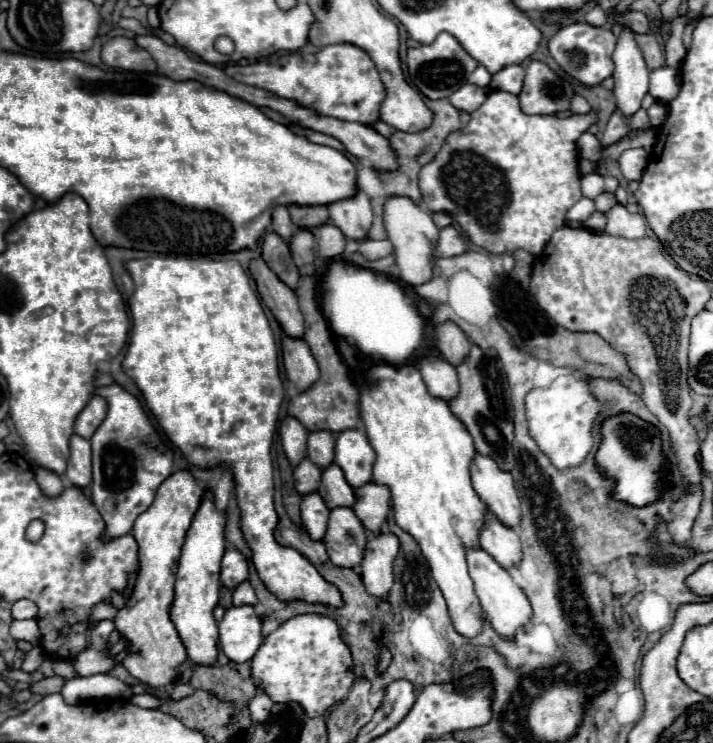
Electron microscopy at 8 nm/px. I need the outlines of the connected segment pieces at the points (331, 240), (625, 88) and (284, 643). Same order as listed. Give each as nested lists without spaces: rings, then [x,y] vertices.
[[[324,224],[324,226],[318,226],[316,230],[314,230],[314,238],[316,238],[316,242],[318,242],[318,254],[322,256],[322,258],[336,258],[336,256],[340,256],[342,252],[344,252],[344,246],[346,246],[346,238],[344,238],[344,234],[336,228],[336,226],[332,226],[332,224]]]
[[[622,26],[614,50],[614,94],[616,108],[622,110],[624,116],[634,114],[640,108],[644,94],[648,92],[648,68],[634,40],[634,32],[628,26]]]
[[[302,614],[278,626],[252,658],[250,676],[272,702],[296,702],[310,718],[326,714],[334,704],[348,698],[356,680],[350,648],[340,636],[338,624],[322,614]]]

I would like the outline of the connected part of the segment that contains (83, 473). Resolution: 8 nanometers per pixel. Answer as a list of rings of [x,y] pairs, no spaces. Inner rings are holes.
[[[72,434],[70,438],[70,458],[66,466],[66,478],[80,488],[90,486],[92,482],[92,452],[90,442],[86,438],[80,438]]]

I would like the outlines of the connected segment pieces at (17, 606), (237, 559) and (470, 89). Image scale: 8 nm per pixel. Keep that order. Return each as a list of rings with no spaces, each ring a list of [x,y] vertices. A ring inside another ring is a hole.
[[[18,600],[12,604],[12,618],[14,620],[26,620],[36,618],[36,604],[32,600]]]
[[[228,548],[222,558],[222,572],[220,572],[222,584],[228,588],[236,588],[240,582],[248,578],[248,560],[244,554],[236,548]]]
[[[464,84],[464,86],[460,86],[460,90],[456,90],[450,96],[450,102],[458,110],[474,112],[484,102],[486,96],[488,96],[488,88],[480,88],[476,84]]]

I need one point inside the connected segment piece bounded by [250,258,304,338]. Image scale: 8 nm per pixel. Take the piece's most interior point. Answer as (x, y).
(277, 296)

